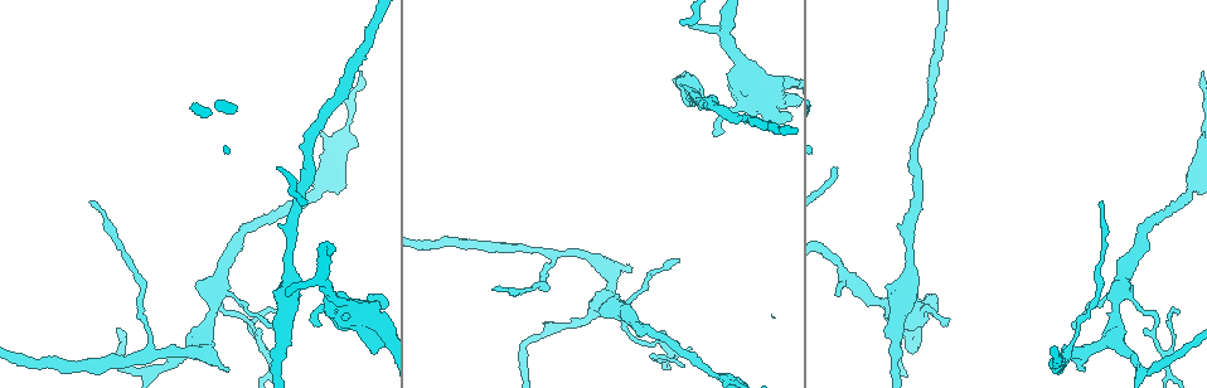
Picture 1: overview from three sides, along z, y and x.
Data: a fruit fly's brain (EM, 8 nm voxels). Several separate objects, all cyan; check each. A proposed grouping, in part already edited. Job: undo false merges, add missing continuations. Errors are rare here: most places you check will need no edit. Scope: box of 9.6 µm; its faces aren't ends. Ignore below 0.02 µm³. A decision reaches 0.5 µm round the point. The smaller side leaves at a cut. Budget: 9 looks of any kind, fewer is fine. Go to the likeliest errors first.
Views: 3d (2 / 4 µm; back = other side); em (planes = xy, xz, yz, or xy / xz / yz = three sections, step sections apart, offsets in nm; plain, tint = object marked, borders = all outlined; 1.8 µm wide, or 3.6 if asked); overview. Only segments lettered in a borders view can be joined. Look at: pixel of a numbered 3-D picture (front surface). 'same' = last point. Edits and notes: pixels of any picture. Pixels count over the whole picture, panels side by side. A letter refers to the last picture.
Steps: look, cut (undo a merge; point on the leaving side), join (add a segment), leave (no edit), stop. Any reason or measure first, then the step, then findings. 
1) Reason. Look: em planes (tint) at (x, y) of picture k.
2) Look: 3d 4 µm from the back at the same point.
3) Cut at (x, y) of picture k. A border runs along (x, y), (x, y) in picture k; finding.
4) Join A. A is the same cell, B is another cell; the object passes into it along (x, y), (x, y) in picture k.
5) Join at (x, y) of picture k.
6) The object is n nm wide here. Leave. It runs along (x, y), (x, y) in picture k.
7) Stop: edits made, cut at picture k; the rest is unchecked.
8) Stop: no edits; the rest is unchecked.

Free end. Look: 3d 4 µm at (1080, 369) of picture 1.

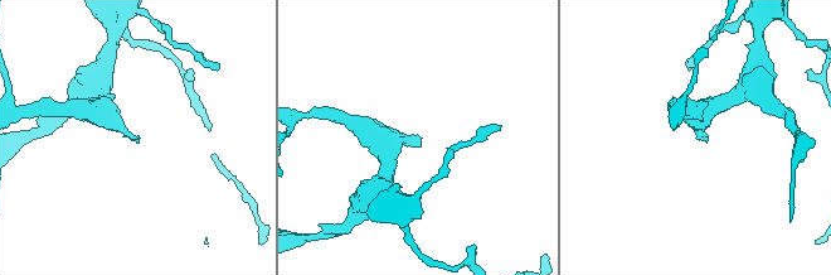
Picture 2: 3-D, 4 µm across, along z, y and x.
Look: em planes (borders) at (421, 139) of picture 2.

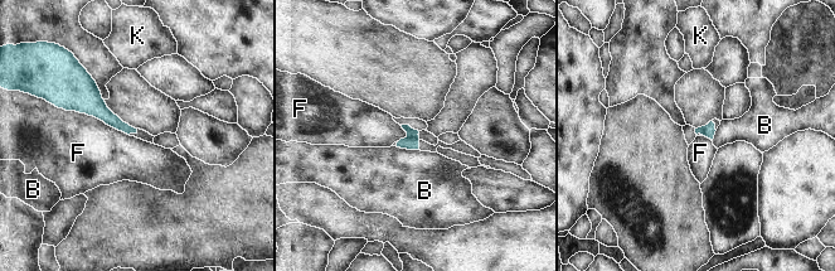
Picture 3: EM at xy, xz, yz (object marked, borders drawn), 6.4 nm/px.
The longest contact is with F, 550 nm. Leave. B, F and K are other cells; none of them fits.

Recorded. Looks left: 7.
Thin end. Look: em yz step 8 (borders) at (312, 316) of picture 1.

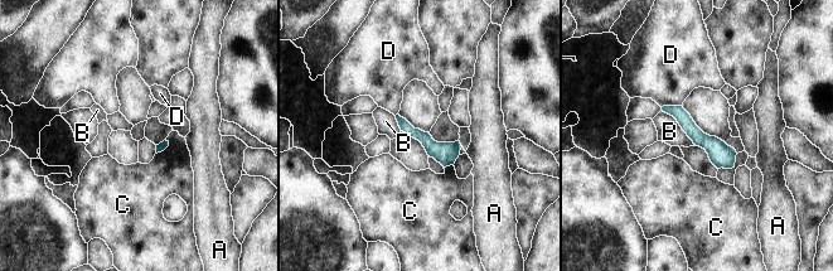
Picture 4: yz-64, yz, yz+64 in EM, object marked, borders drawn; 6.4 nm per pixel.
Leave. A, B, C and D are other cells; it runs along (666, 109), (673, 110), (731, 164) in picture 4; no lettered segment goes on from it.

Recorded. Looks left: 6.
Three arms meet. Look: em xz step 16 (borders) at (154, 350) of picture 1.

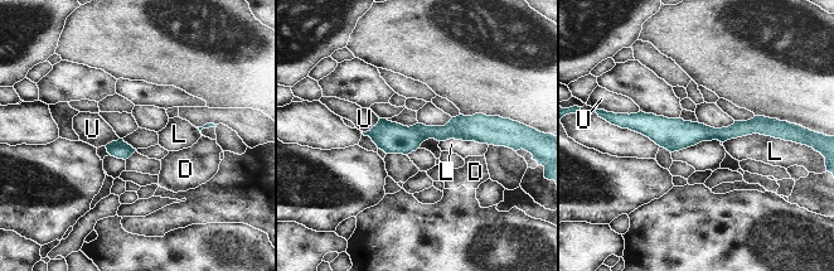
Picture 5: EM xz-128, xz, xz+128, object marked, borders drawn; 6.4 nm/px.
The object is 60 nm wide here. Leave. D, L and U are other cells; a border runs along (785, 140), (747, 134), (723, 143) in picture 5; continuous, no second neuron.

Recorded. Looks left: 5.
End of a long branch. Look: 3d 4 µm at (90, 203) of picture 1.

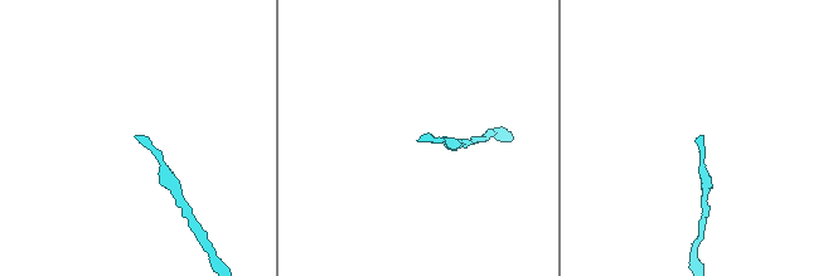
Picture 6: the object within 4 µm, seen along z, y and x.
Need the tissue. Look: em xy step 8 (tint) at (136, 136) of picture 6.

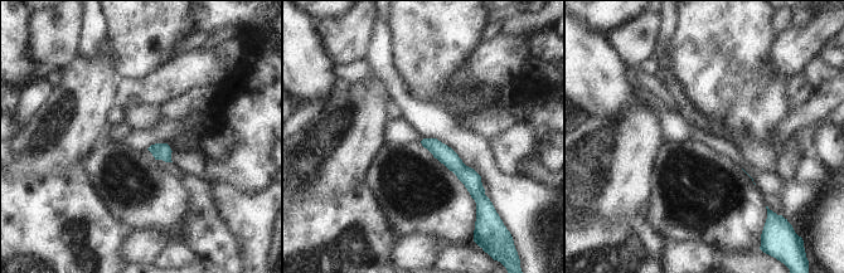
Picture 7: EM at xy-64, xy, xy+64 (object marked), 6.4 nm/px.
See the neighbours. Look: em xy step 8 (borders) at the same point.

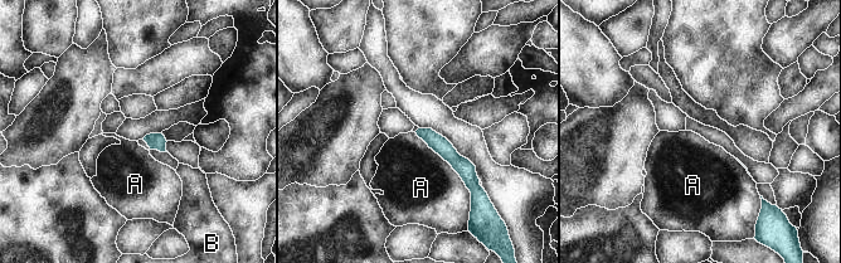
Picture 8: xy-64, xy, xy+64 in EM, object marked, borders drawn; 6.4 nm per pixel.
The longest contact is with A, 600 nm. Leave. A and B are other cells; a border runs along (414, 132), (458, 175), (471, 201) in picture 8; no lettered segment goes on from it.

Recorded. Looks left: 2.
Stop: no edits; the rest is unchecked.

